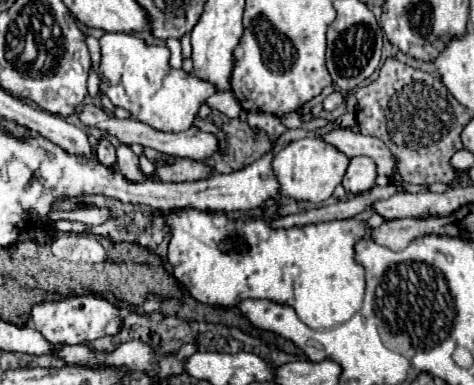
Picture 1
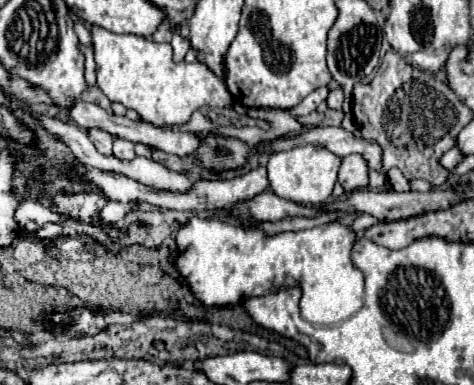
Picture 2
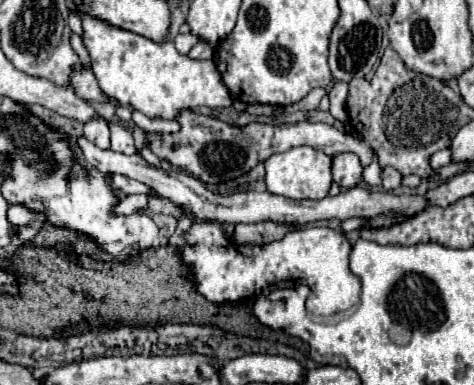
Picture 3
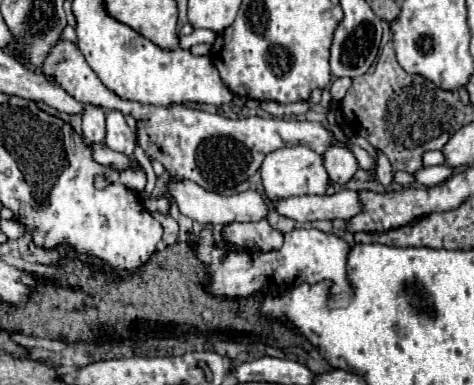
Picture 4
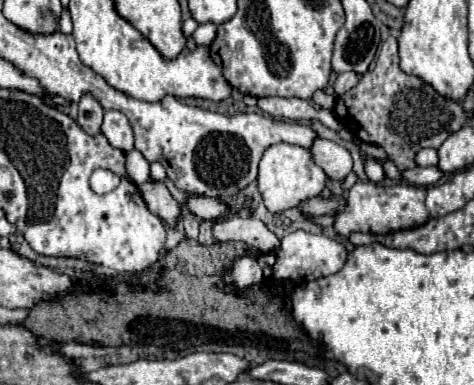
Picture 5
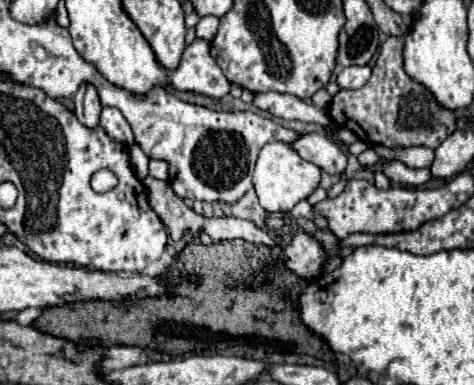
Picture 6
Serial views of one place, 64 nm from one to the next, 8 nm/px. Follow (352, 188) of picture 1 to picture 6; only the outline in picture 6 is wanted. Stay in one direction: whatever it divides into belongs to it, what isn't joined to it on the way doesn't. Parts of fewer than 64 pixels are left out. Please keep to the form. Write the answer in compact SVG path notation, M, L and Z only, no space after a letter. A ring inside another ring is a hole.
M304 134L300 140L296 140L296 144L292 144L292 148L296 148L304 160L320 166L330 176L340 176L348 166L346 152L342 152L330 138L320 134Z

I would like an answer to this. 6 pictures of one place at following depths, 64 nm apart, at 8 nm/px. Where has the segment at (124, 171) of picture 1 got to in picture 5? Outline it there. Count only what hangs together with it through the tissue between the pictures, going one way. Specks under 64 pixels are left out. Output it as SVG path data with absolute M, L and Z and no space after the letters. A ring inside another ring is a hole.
M106 112L102 134L108 138L112 148L118 148L122 152L130 152L134 148L132 140L132 128L128 124L128 118L122 112Z

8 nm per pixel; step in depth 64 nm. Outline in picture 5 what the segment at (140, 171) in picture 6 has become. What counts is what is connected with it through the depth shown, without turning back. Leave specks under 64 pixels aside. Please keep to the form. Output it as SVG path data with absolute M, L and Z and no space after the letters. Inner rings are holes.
M132 150L126 154L126 174L128 180L134 182L136 186L146 182L146 160L144 156L140 156L140 152Z

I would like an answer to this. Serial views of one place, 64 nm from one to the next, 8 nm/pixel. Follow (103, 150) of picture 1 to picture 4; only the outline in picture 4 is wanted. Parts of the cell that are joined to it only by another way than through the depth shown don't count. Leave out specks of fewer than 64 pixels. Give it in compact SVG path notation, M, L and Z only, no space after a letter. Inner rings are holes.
M86 104L86 112L82 116L82 132L88 144L104 144L106 140L106 116L100 108Z

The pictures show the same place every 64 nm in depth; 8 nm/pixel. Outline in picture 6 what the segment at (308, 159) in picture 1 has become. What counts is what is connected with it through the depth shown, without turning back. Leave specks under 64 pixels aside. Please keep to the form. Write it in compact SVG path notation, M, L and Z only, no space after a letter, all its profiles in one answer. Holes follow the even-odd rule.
M270 142L260 150L256 170L254 170L254 188L260 200L260 206L266 212L286 212L292 210L298 202L306 200L320 186L322 170L312 162L300 158L300 154L284 142Z

